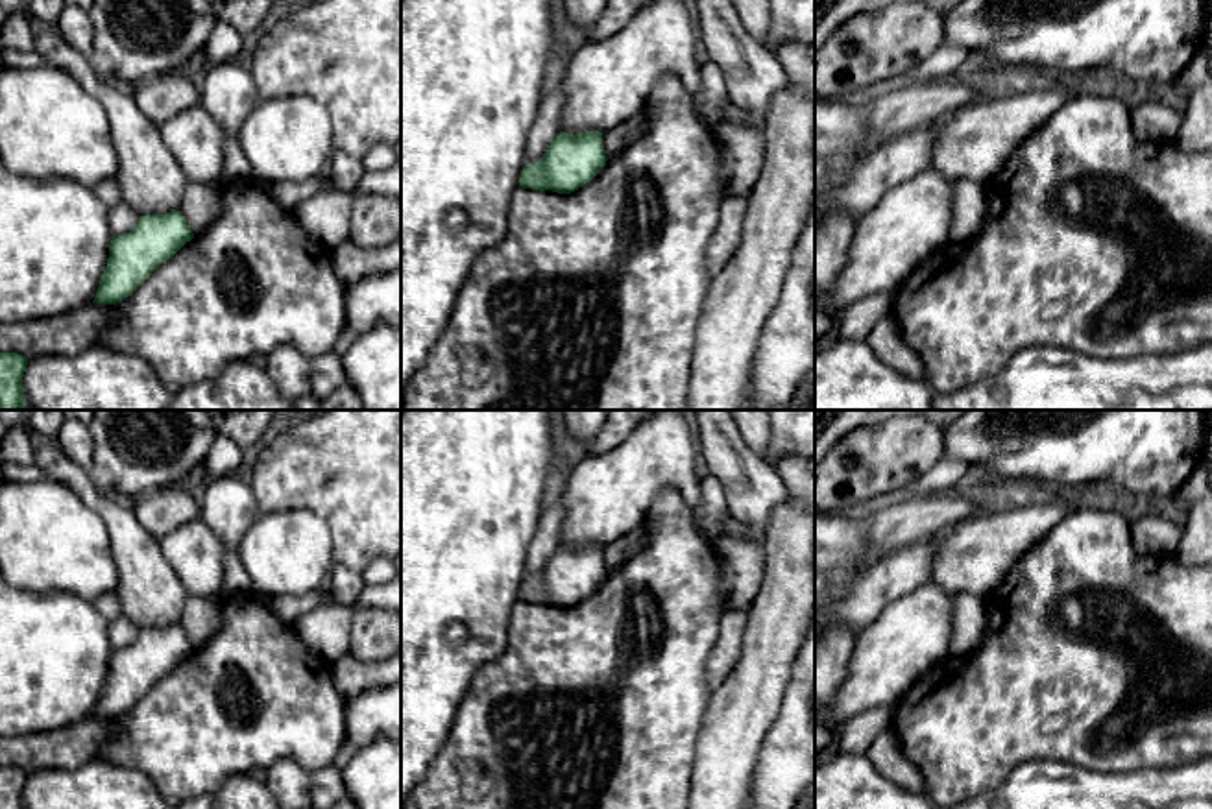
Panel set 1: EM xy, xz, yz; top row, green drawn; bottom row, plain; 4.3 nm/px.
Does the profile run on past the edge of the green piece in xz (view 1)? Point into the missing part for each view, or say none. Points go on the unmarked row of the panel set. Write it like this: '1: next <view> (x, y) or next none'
1: next none

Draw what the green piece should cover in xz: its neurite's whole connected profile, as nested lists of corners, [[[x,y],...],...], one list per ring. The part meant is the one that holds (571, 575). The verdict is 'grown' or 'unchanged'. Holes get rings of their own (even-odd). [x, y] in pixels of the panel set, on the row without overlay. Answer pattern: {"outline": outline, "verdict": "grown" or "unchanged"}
{"outline": [[[560,545],[538,576],[523,580],[519,600],[571,608],[589,597],[606,574],[602,547]]], "verdict": "unchanged"}

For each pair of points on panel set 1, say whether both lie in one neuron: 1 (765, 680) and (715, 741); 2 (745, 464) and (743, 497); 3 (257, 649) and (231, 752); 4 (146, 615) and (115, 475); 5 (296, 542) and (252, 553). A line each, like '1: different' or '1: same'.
1: same
2: same
3: same
4: different
5: same

